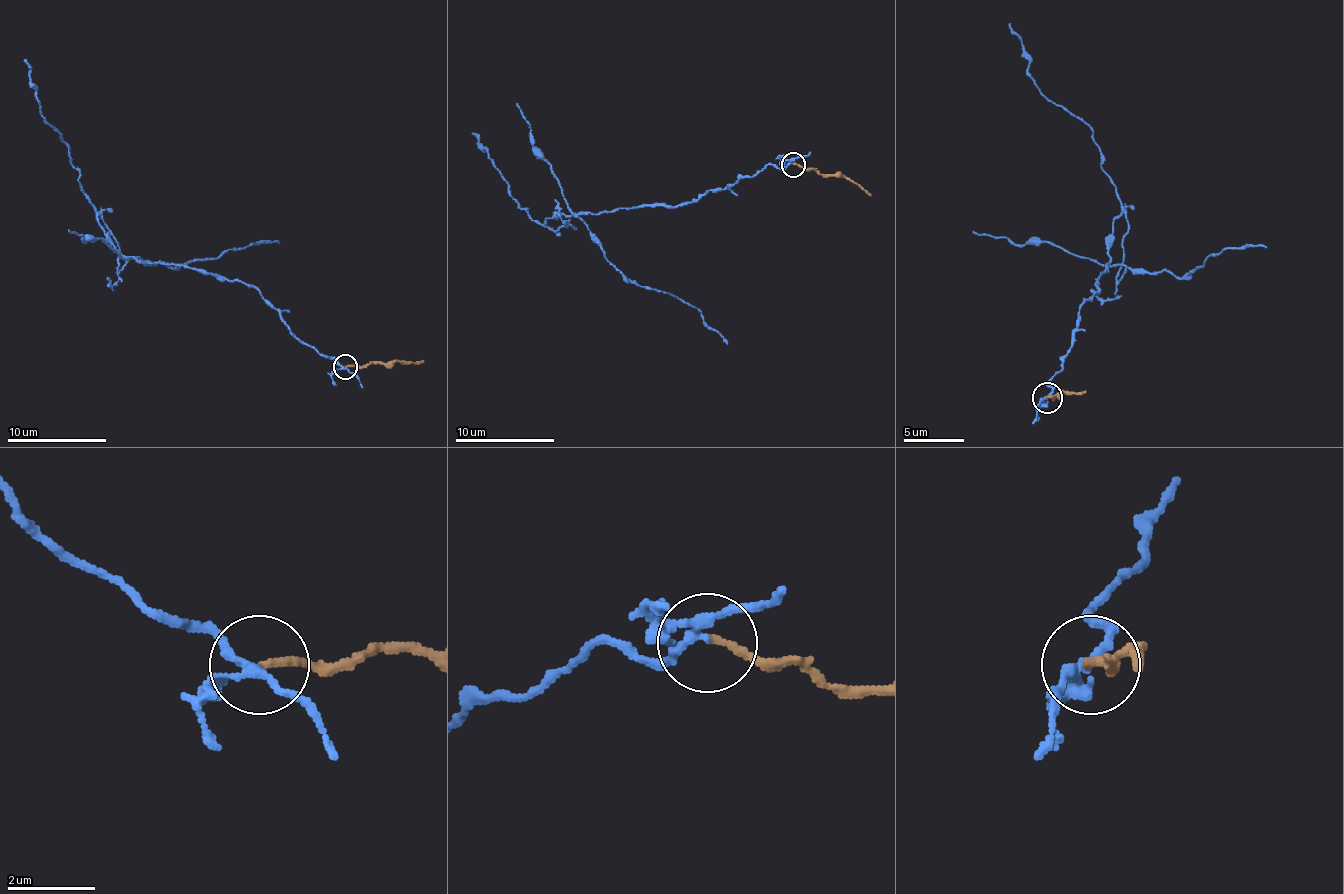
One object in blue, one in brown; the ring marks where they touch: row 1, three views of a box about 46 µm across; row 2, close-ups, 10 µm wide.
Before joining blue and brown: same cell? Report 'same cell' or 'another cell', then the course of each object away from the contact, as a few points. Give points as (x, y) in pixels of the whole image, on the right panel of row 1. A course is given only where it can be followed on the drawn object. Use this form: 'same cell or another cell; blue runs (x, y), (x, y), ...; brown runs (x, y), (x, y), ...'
another cell; blue runs (1048, 400), (1078, 309), (1109, 272), (1121, 199), (1094, 132), (1039, 90), (1008, 23); brown runs (1048, 397), (1085, 391)

